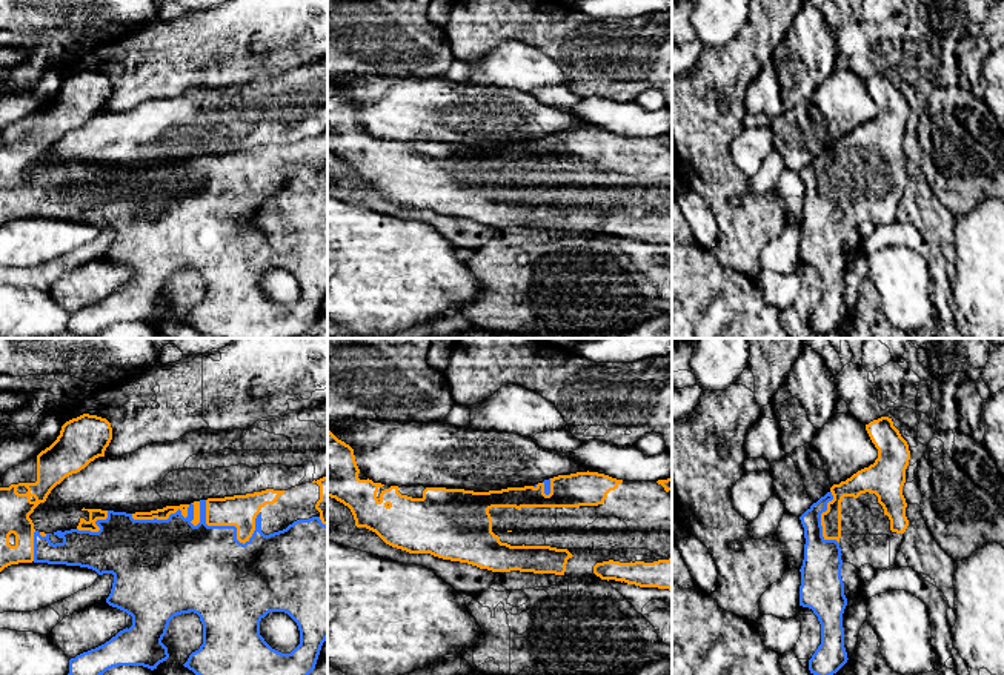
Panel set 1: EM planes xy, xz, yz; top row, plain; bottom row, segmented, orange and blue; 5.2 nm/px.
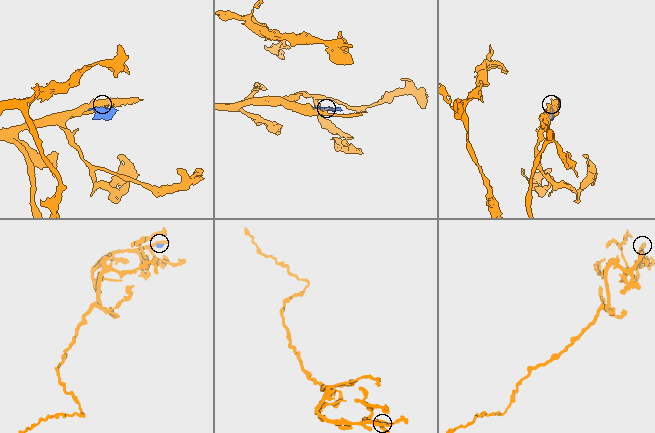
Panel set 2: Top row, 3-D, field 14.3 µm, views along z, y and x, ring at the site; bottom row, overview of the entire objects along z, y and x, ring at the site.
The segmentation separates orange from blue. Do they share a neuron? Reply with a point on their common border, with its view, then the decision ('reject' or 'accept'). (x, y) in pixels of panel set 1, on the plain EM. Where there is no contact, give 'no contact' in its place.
xy (186, 171) | accept

